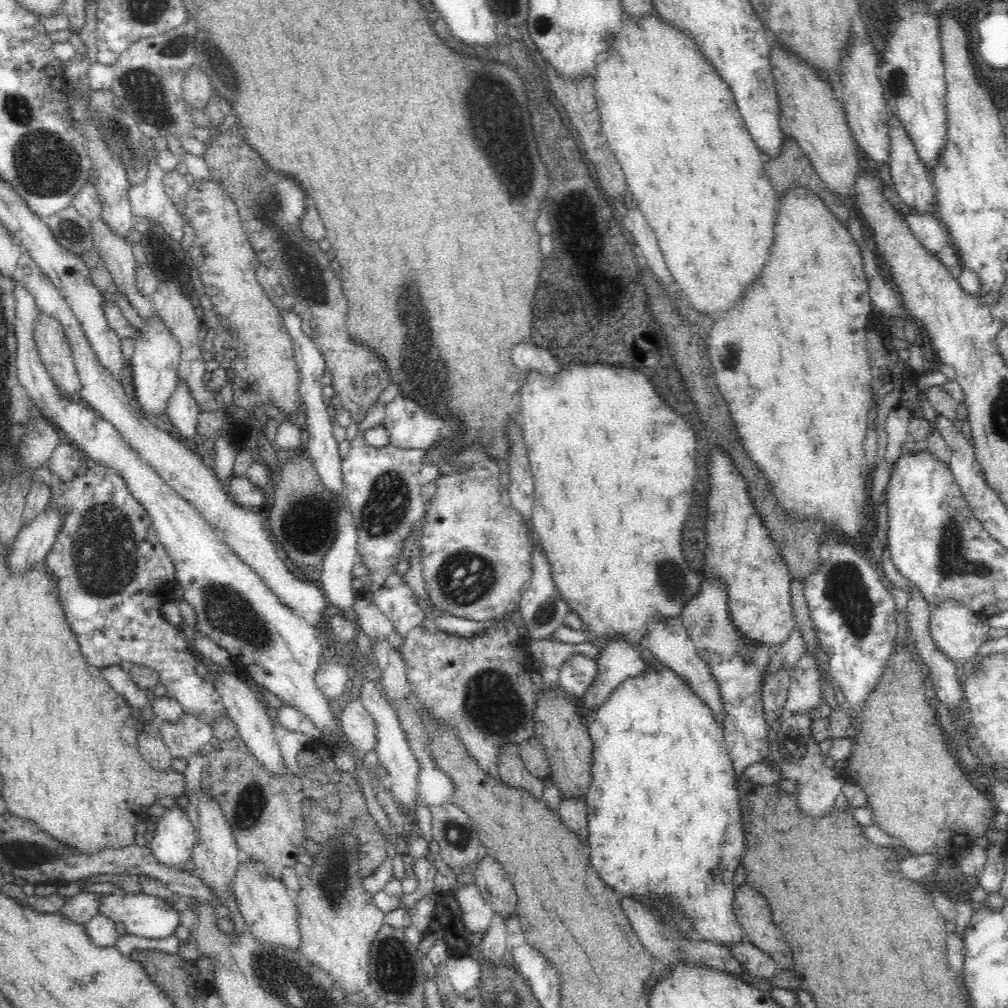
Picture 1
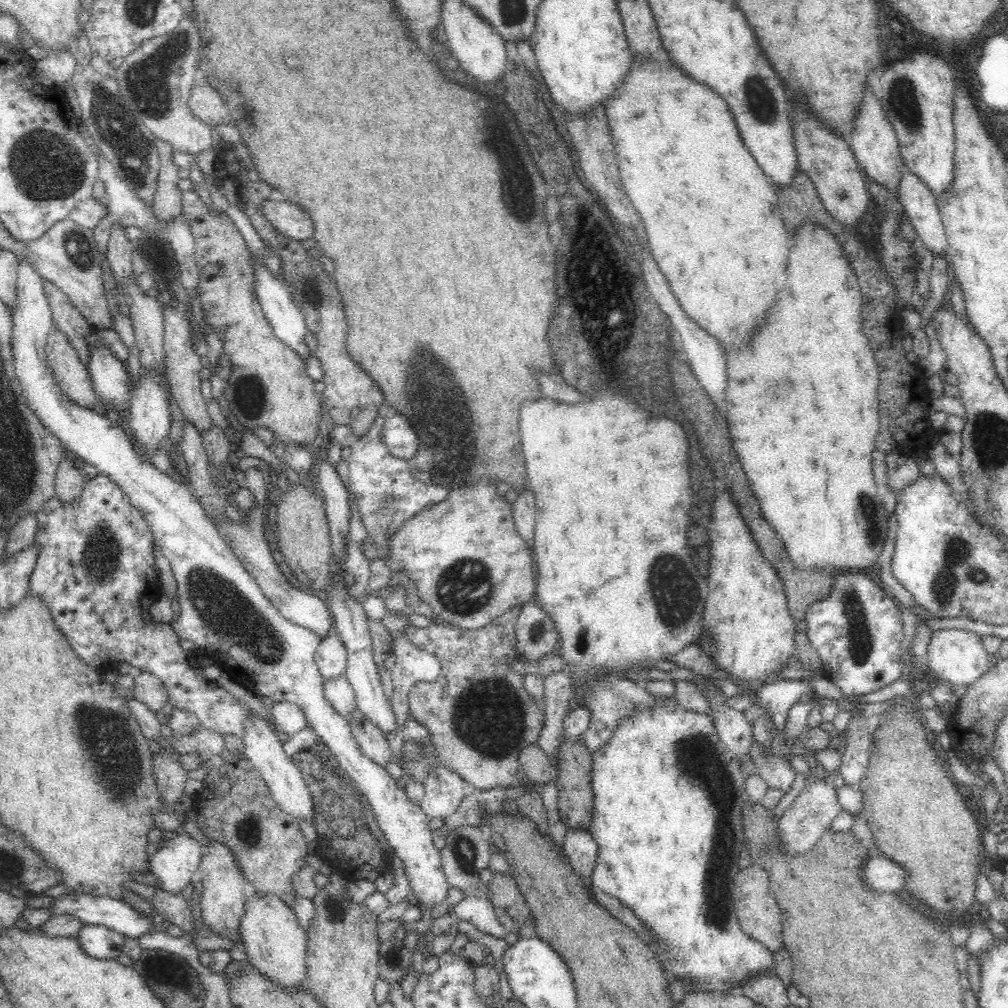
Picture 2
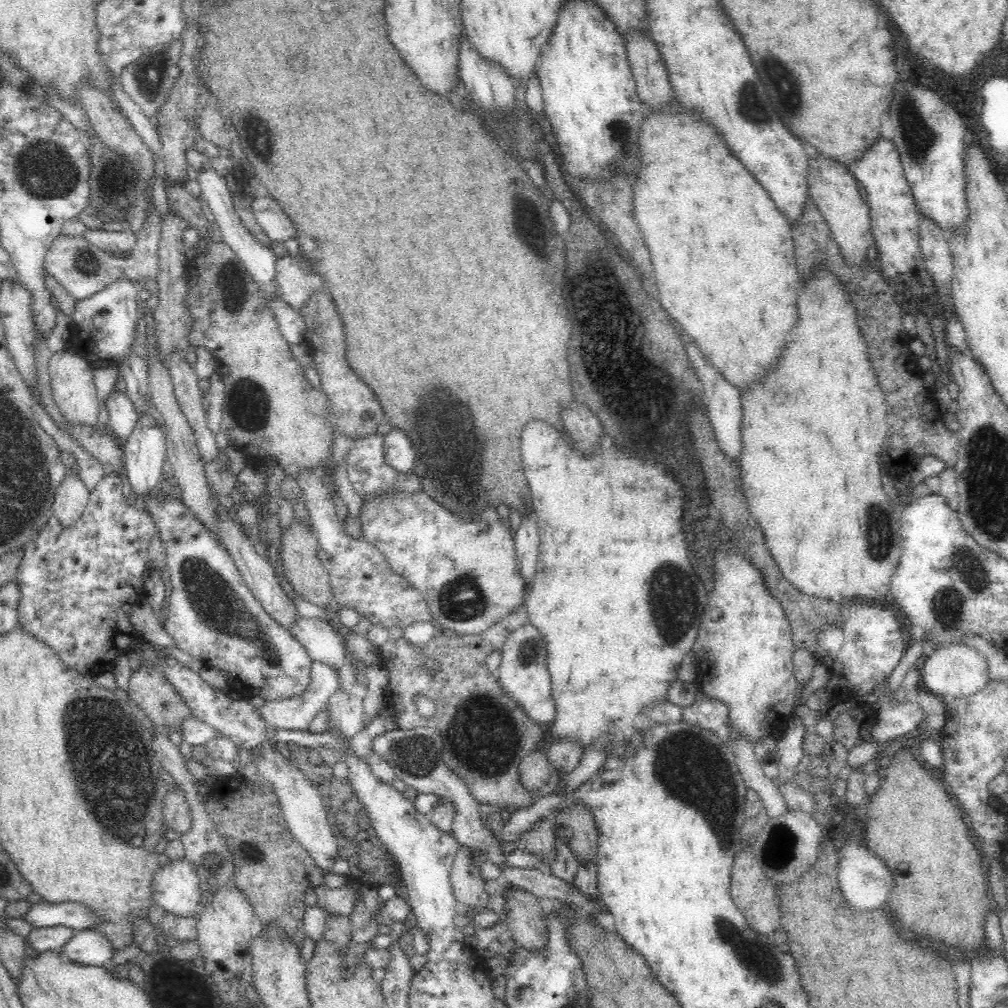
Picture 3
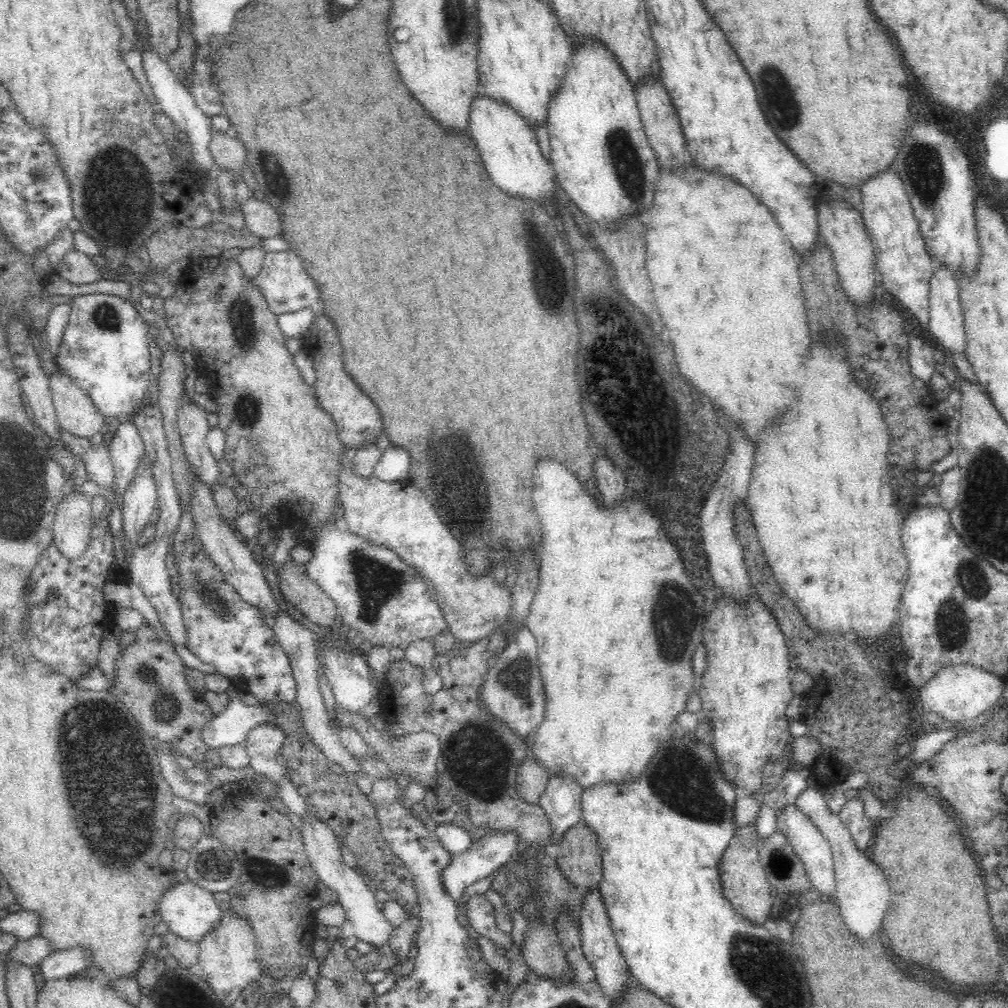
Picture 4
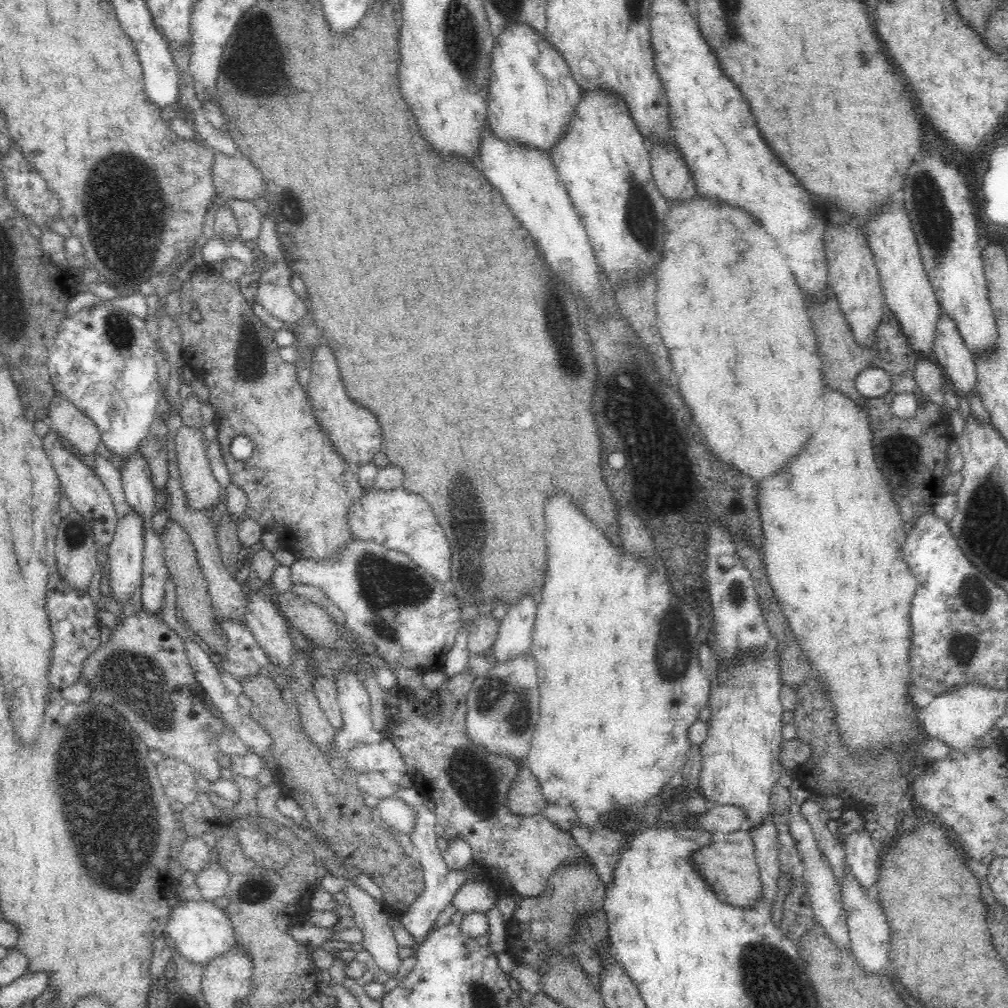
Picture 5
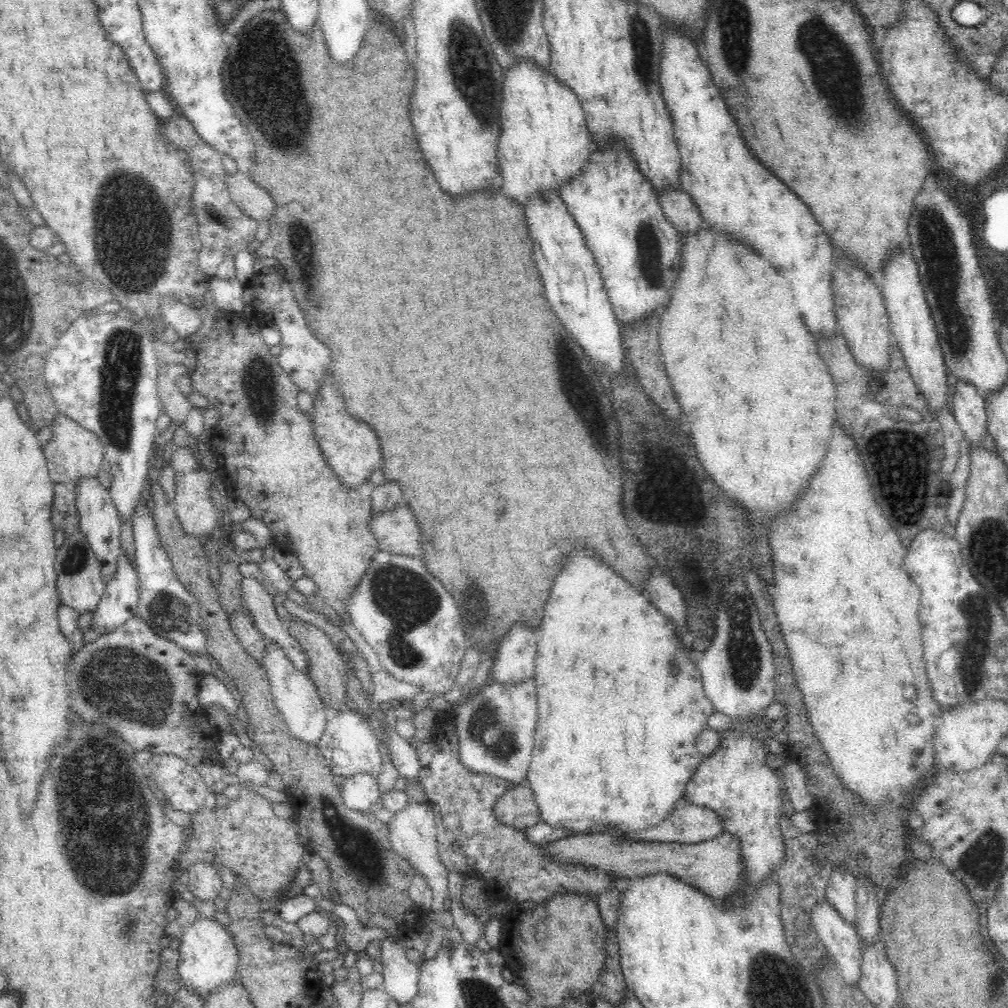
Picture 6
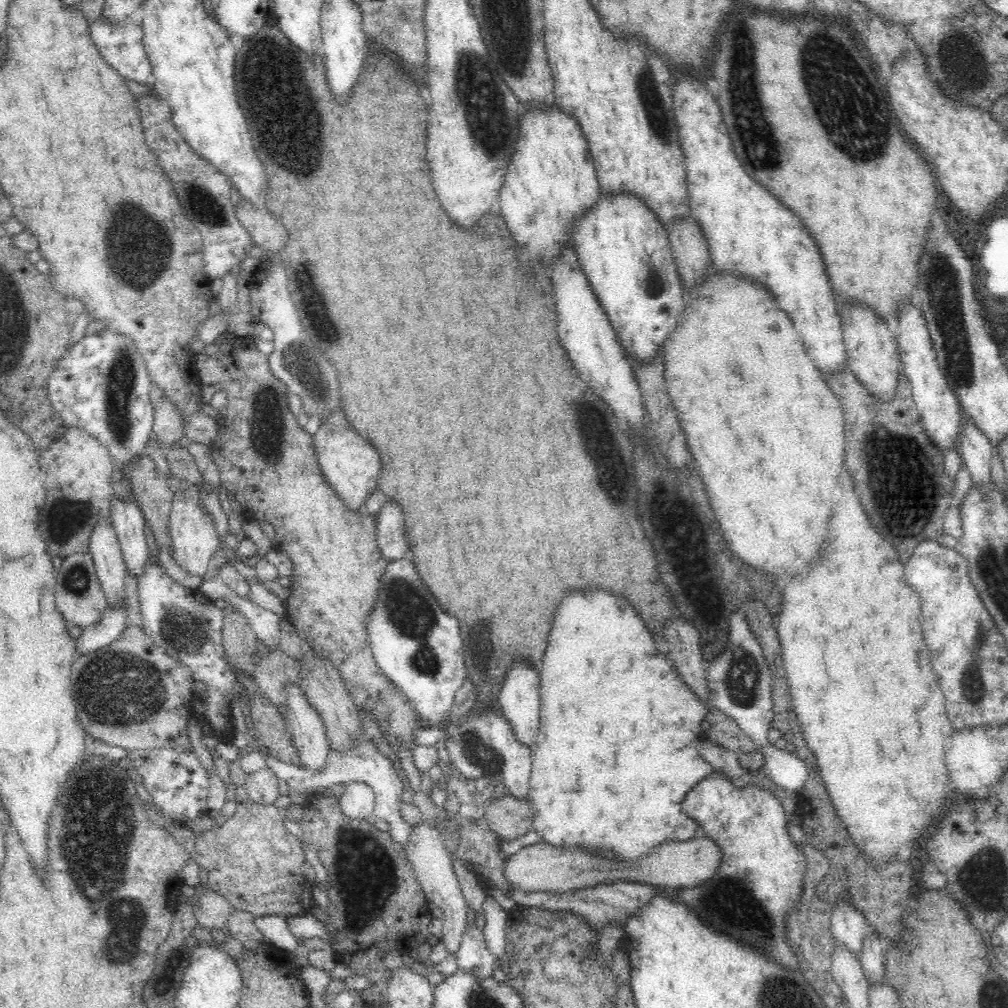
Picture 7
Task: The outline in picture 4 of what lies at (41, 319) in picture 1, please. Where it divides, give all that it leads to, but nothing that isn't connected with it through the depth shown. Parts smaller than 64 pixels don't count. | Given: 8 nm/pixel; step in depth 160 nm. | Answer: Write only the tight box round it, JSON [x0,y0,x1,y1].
[49,372,104,439]

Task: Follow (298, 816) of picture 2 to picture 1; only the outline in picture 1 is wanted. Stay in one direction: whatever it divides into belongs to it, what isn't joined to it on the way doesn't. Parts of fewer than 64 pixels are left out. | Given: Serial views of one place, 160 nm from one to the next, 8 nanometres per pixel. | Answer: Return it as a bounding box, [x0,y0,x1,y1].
[213,669,288,778]

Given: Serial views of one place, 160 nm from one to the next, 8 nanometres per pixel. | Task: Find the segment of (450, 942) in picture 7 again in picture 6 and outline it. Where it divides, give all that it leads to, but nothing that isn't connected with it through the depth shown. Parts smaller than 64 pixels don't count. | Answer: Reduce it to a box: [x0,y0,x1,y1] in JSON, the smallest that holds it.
[381,790,451,915]

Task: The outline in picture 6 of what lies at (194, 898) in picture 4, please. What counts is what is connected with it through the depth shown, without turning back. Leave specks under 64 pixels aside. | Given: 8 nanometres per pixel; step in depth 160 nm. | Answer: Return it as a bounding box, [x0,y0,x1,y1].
[178,917,238,1002]

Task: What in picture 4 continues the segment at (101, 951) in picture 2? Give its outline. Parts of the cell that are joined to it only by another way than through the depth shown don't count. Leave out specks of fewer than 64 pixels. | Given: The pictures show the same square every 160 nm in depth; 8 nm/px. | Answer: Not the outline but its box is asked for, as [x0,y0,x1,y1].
[38,947,88,981]

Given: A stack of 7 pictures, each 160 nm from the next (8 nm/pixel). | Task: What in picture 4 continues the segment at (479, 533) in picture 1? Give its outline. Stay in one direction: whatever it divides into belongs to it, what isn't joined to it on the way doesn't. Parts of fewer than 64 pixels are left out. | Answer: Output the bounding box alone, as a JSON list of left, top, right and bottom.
[339,472,512,644]

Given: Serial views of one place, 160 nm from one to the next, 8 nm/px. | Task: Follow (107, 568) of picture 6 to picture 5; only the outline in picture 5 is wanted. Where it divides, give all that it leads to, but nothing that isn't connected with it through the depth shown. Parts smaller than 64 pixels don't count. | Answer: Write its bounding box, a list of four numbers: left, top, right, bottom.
[43,431,118,546]

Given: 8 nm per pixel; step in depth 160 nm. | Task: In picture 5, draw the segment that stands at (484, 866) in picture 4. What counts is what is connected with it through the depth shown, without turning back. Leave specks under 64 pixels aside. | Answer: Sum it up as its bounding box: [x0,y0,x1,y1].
[397,786,484,944]

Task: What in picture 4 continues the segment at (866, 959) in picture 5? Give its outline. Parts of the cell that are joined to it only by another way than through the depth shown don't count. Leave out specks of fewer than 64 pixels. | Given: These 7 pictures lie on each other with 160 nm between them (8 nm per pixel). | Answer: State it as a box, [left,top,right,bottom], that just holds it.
[795,787,890,942]

